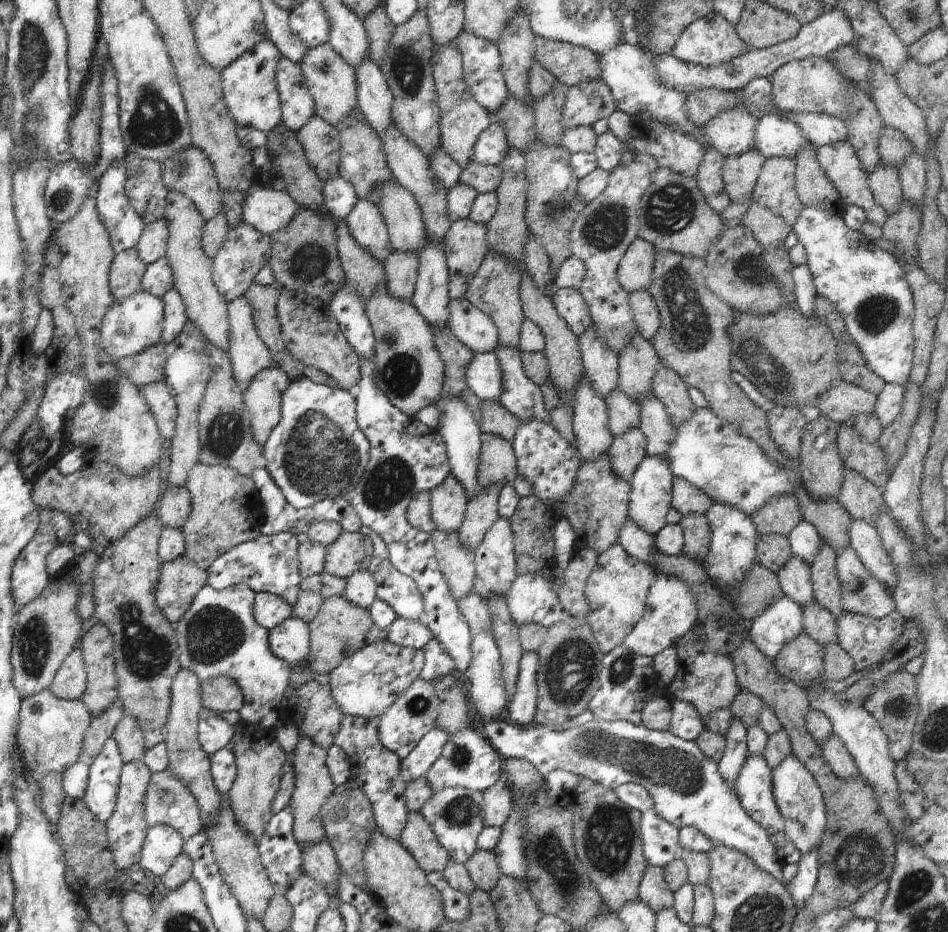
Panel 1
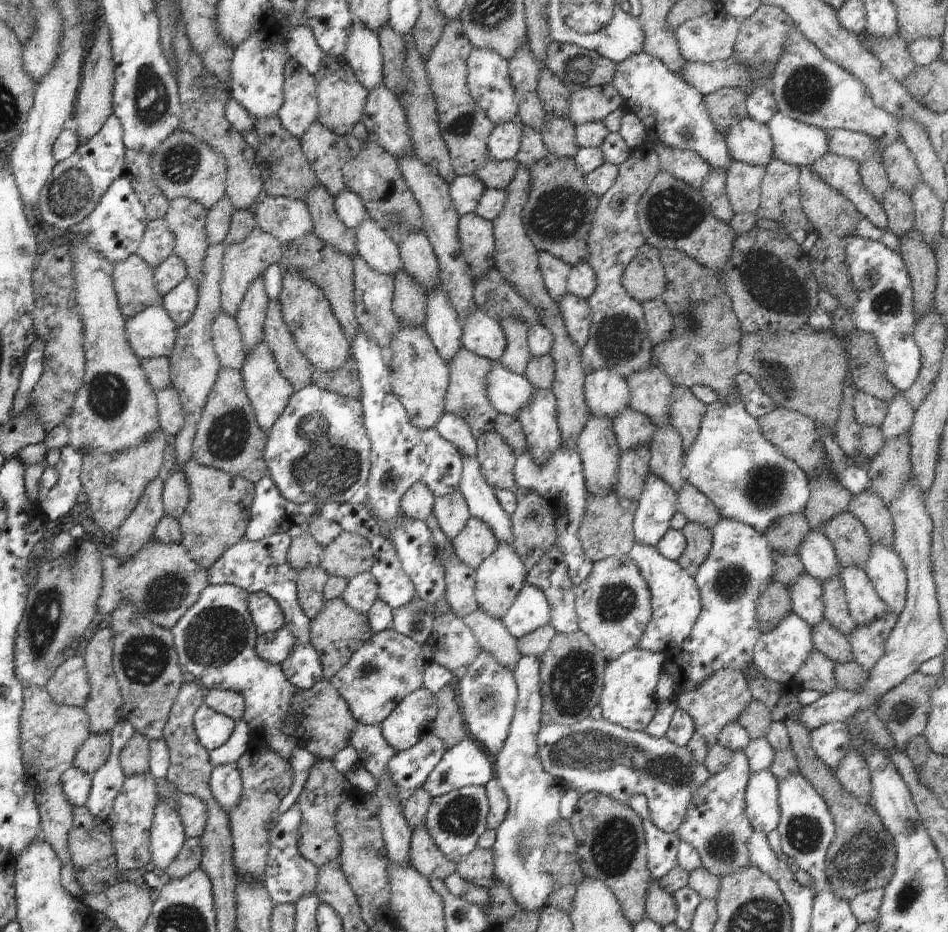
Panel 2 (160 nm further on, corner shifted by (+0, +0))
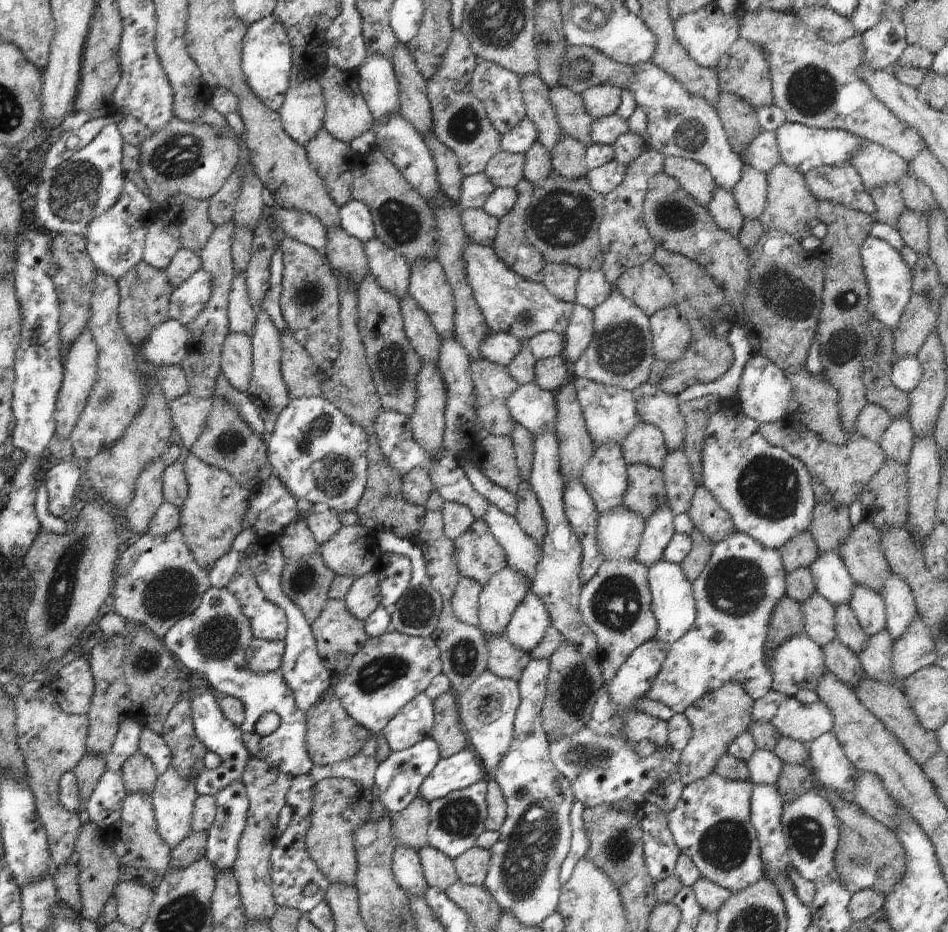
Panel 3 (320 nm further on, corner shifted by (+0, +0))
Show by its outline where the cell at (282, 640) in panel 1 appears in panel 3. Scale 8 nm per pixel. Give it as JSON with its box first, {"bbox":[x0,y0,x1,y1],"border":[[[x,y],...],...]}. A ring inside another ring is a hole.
{"bbox":[245,638,284,673],"border":[[[253,638],[245,650],[246,666],[254,673],[269,673],[280,668],[284,641]]]}

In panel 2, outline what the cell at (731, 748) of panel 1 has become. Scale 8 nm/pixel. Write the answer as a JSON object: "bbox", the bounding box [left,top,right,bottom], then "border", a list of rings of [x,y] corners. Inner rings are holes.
{"bbox":[675,751,753,878],"border":[[[733,751],[732,762],[722,772],[708,777],[693,794],[684,820],[675,832],[681,842],[691,844],[698,851],[701,866],[720,878],[751,866],[748,841],[753,828],[745,809],[745,792],[750,775],[744,751]]]}

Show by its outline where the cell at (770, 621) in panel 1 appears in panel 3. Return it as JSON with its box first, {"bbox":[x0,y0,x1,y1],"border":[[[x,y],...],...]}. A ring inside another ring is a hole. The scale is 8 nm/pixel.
{"bbox":[766,633,828,697],"border":[[[804,633],[794,635],[772,651],[766,650],[766,655],[771,662],[770,670],[773,678],[771,689],[789,697],[794,697],[802,689],[814,690],[817,682],[828,672],[823,648]]]}

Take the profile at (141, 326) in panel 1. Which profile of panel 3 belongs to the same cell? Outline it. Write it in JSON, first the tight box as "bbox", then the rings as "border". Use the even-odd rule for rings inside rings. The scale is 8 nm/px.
{"bbox":[141,319,190,367],"border":[[[168,319],[151,330],[141,353],[155,367],[178,365],[189,354],[190,331],[180,322]]]}

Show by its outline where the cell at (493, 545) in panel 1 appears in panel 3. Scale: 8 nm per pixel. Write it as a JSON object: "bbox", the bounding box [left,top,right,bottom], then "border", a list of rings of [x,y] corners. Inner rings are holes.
{"bbox":[479,567,530,635],"border":[[[504,567],[492,575],[479,594],[479,628],[486,635],[502,635],[516,607],[530,592],[520,573]]]}

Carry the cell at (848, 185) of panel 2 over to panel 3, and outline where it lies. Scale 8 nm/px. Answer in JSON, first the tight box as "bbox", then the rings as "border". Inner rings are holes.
{"bbox":[803,161,875,217],"border":[[[848,161],[839,165],[822,165],[803,174],[808,190],[818,201],[830,201],[873,217],[875,204],[862,177]]]}

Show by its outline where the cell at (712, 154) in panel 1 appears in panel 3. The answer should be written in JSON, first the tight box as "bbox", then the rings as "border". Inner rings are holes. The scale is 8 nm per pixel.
{"bbox":[706,186,746,236],"border":[[[717,186],[706,208],[722,230],[739,236],[746,220],[741,215],[732,192]]]}

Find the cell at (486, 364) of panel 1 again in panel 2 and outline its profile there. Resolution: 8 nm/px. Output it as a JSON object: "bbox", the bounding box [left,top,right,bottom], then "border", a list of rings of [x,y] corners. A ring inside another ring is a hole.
{"bbox":[487,361,535,419],"border":[[[501,361],[493,362],[493,369],[490,374],[487,374],[487,393],[499,414],[518,419],[524,407],[527,407],[535,396],[535,390],[535,386],[530,384],[530,381],[524,375],[514,374]]]}

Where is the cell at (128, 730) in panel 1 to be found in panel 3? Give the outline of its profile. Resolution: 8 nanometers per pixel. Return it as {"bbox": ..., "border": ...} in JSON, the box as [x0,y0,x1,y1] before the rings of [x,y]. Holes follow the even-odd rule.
{"bbox":[122,753,158,796],"border":[[[134,753],[122,766],[122,774],[127,793],[146,793],[151,796],[158,774],[149,758]]]}

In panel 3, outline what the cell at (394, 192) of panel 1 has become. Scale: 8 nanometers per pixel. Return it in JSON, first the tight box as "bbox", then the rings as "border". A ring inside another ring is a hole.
{"bbox":[409,259,455,339],"border":[[[418,259],[412,266],[409,296],[429,316],[441,339],[455,338],[455,302],[443,266],[437,259]]]}

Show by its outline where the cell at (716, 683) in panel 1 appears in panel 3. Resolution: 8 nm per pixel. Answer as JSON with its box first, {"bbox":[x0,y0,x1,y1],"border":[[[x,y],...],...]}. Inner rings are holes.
{"bbox":[677,683,754,786],"border":[[[726,683],[718,690],[694,701],[694,704],[685,710],[683,715],[693,730],[686,748],[677,756],[677,771],[685,786],[714,773],[719,758],[727,753],[730,742],[748,730],[753,706],[754,701],[738,683]]]}

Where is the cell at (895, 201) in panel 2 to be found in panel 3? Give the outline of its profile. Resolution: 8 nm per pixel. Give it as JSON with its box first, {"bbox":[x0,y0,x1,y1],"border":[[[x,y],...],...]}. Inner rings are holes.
{"bbox":[896,208,929,257],"border":[[[906,208],[900,215],[896,226],[905,246],[910,247],[918,257],[929,256],[927,219],[922,213]]]}

